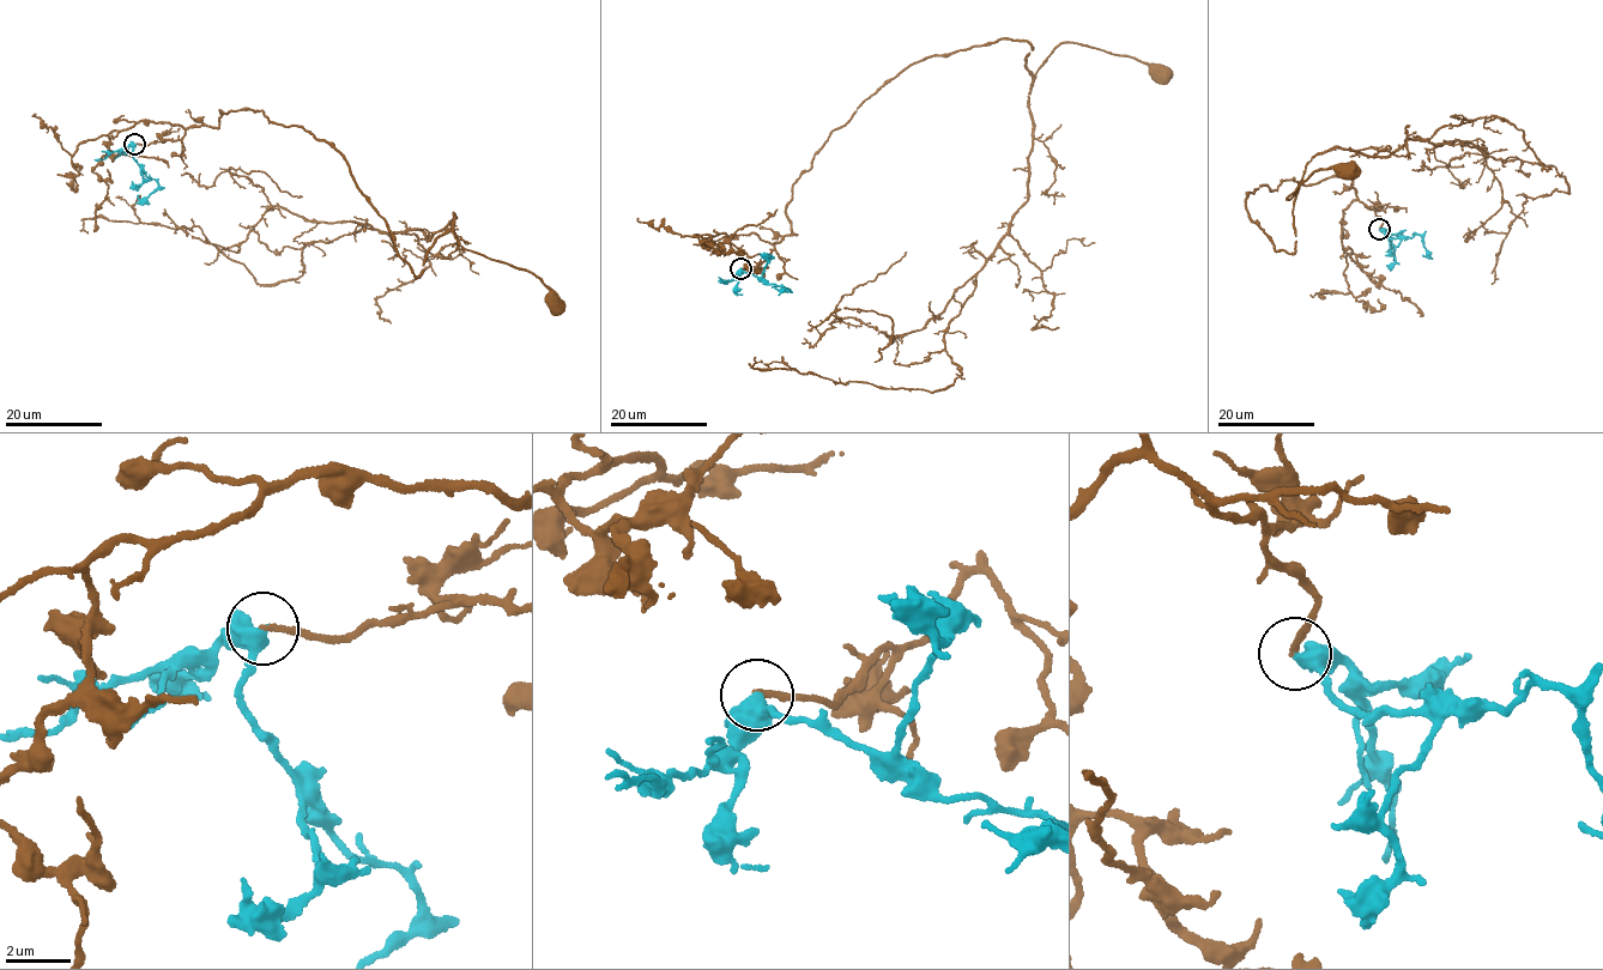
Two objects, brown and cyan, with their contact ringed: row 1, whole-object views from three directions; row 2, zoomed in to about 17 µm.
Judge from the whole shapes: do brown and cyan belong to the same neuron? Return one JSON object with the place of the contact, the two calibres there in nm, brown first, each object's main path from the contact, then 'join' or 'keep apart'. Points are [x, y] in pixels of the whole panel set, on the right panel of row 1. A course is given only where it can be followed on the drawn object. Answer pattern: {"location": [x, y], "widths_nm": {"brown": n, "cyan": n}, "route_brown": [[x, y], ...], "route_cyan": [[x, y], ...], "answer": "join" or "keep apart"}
{"location": [1379, 229], "widths_nm": {"brown": 190, "cyan": 400}, "route_brown": [[1380, 229], [1336, 175], [1263, 185], [1250, 218], [1290, 254], [1300, 185], [1287, 198], [1320, 168], [1349, 170]], "route_cyan": [[1380, 229], [1390, 238], [1420, 235], [1427, 252], [1426, 255], [1422, 254]], "answer": "join"}

